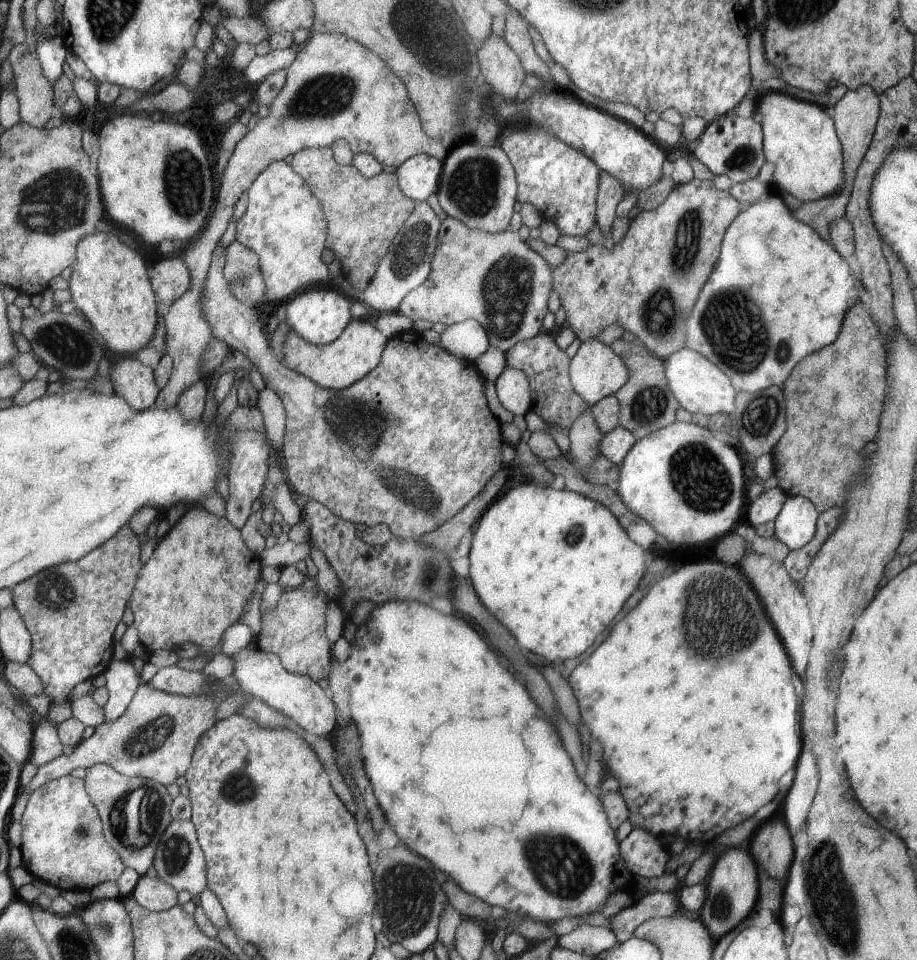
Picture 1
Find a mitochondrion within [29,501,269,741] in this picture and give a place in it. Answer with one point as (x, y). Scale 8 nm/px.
(55, 592)

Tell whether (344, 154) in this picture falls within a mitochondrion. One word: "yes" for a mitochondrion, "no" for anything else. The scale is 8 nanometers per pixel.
no

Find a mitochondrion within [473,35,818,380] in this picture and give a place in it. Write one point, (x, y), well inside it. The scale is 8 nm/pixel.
(732, 326)

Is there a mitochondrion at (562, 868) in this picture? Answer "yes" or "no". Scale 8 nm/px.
yes

